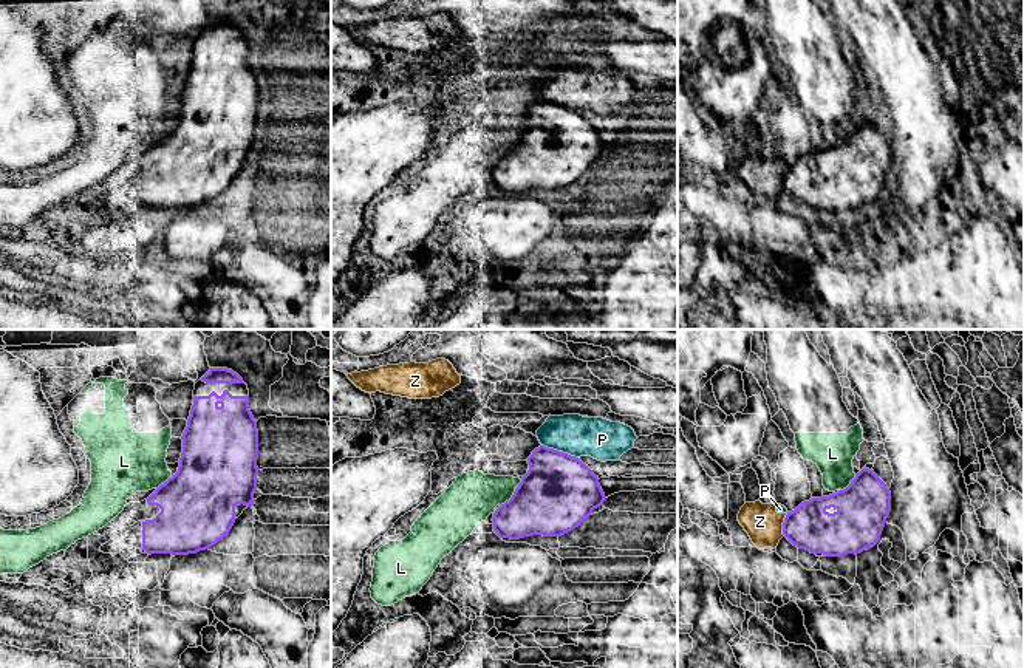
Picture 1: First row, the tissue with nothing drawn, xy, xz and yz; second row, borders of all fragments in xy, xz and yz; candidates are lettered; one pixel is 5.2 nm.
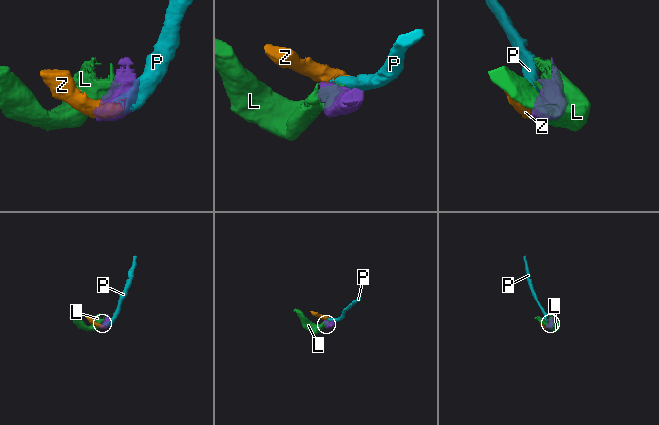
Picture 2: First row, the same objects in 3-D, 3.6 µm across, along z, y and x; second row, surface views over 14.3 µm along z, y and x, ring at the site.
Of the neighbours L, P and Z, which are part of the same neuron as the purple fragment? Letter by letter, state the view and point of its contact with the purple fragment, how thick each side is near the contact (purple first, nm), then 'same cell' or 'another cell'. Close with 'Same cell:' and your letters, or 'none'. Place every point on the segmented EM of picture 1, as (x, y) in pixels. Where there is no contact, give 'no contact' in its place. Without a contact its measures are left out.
L: meets purple in xz at (511, 498); 400 nm thick on the purple side, 240 nm on the other; another cell
P: meets purple in xz at (560, 452); 400 nm thick on the purple side, 220 nm on the other; another cell
Z: meets purple in yz at (783, 524); 240 nm thick on the purple side, 190 nm on the other; another cell
Same cell: none

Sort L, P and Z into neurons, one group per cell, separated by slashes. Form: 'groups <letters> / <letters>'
groups L / P Z

